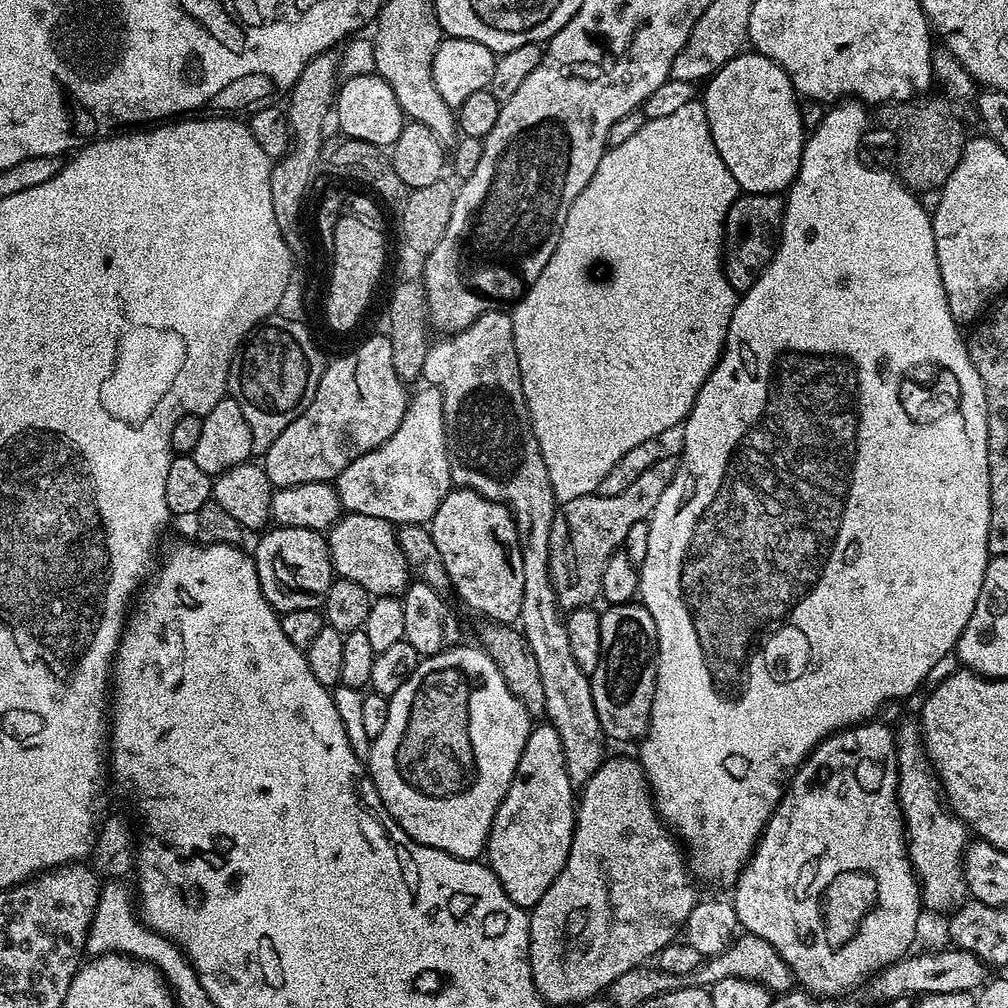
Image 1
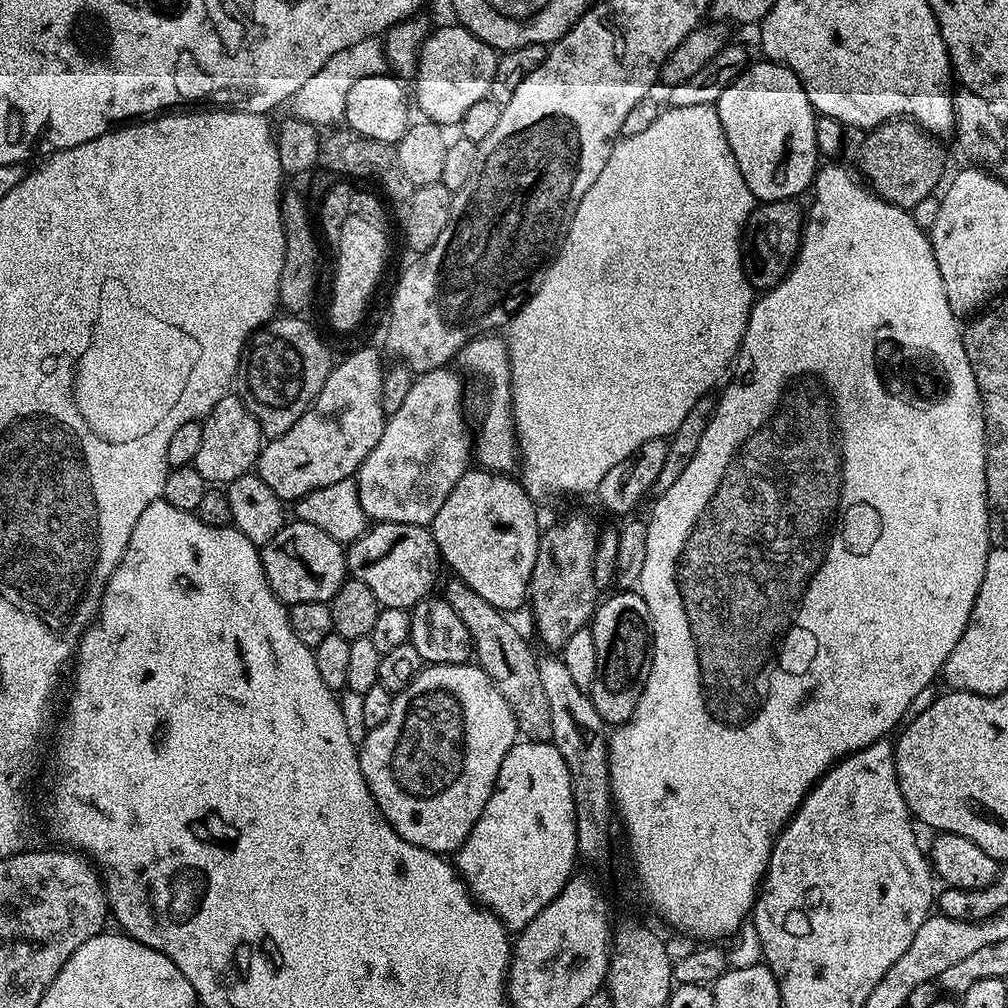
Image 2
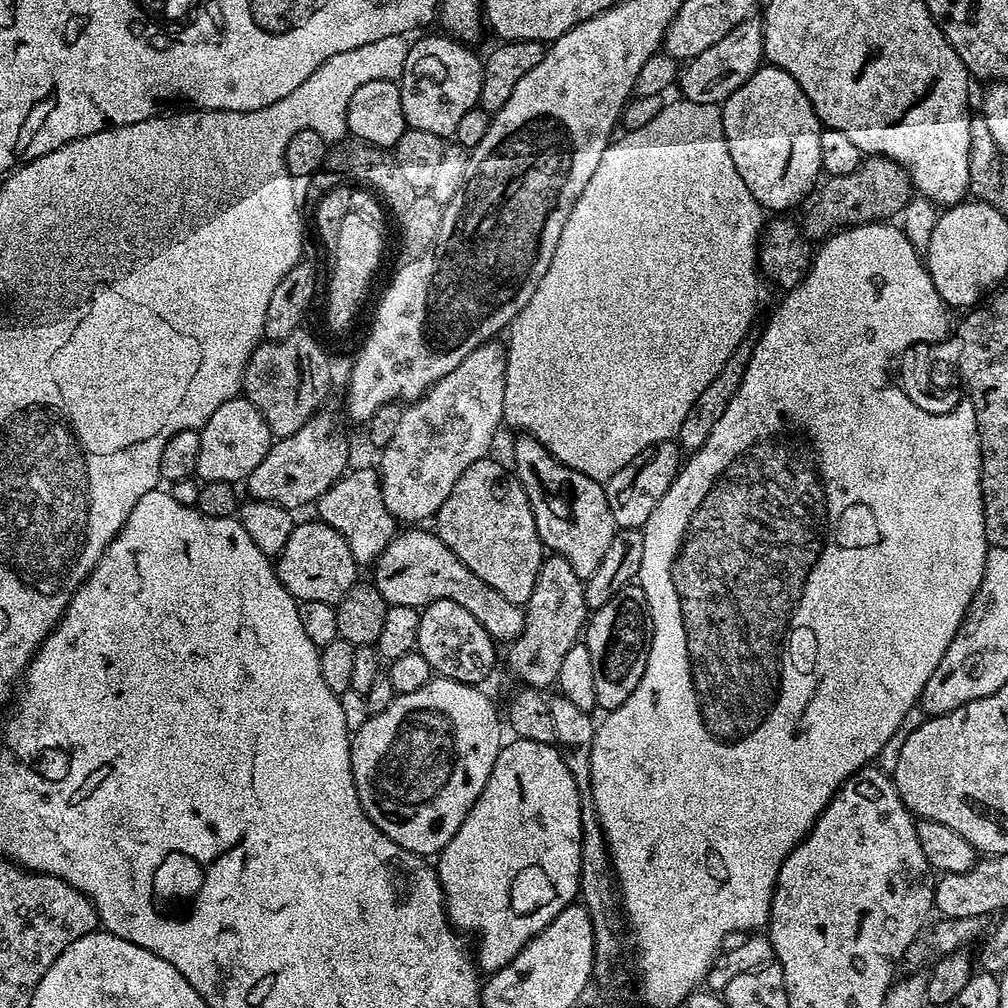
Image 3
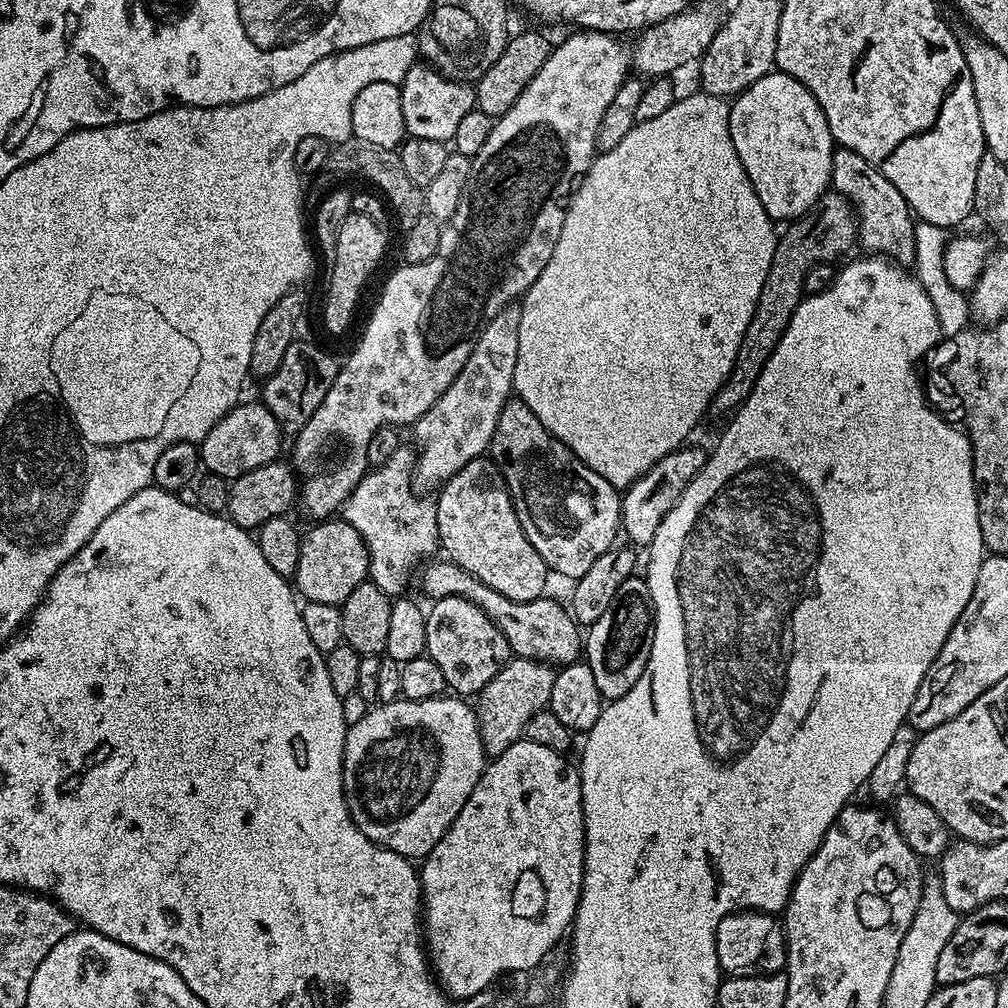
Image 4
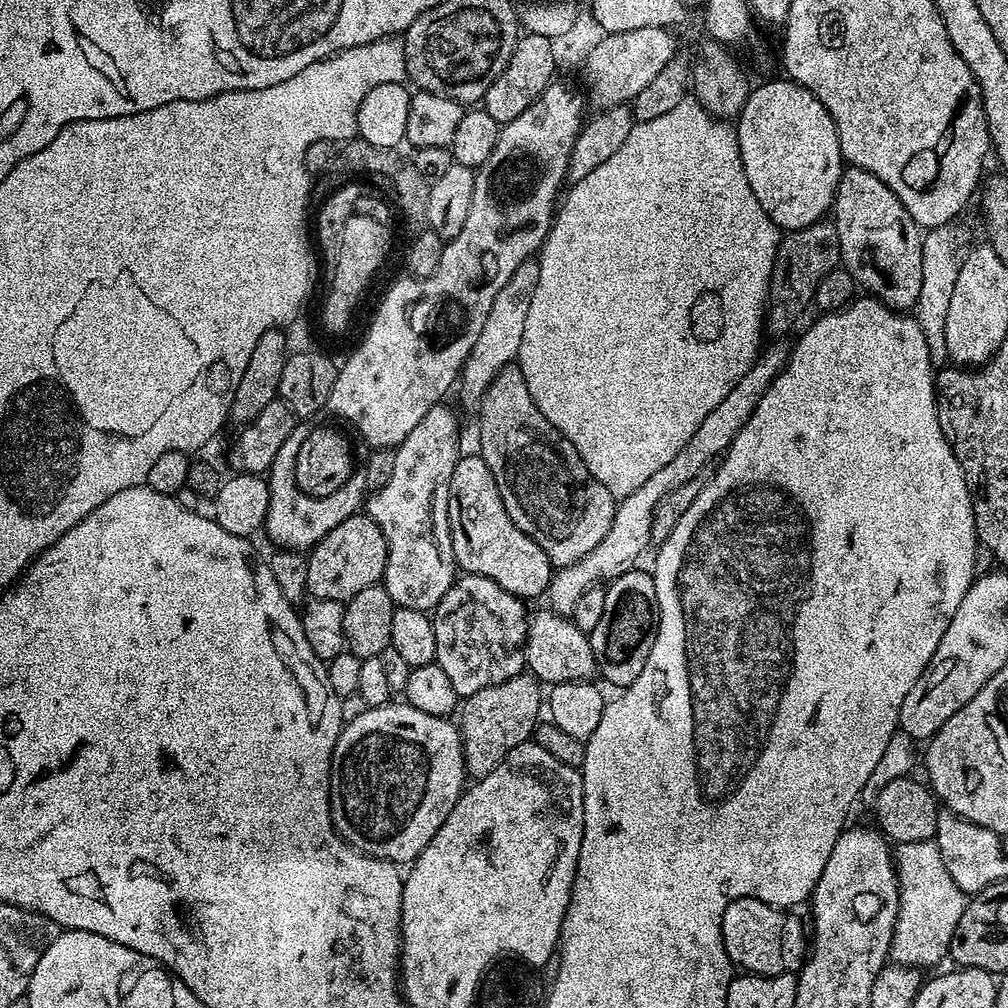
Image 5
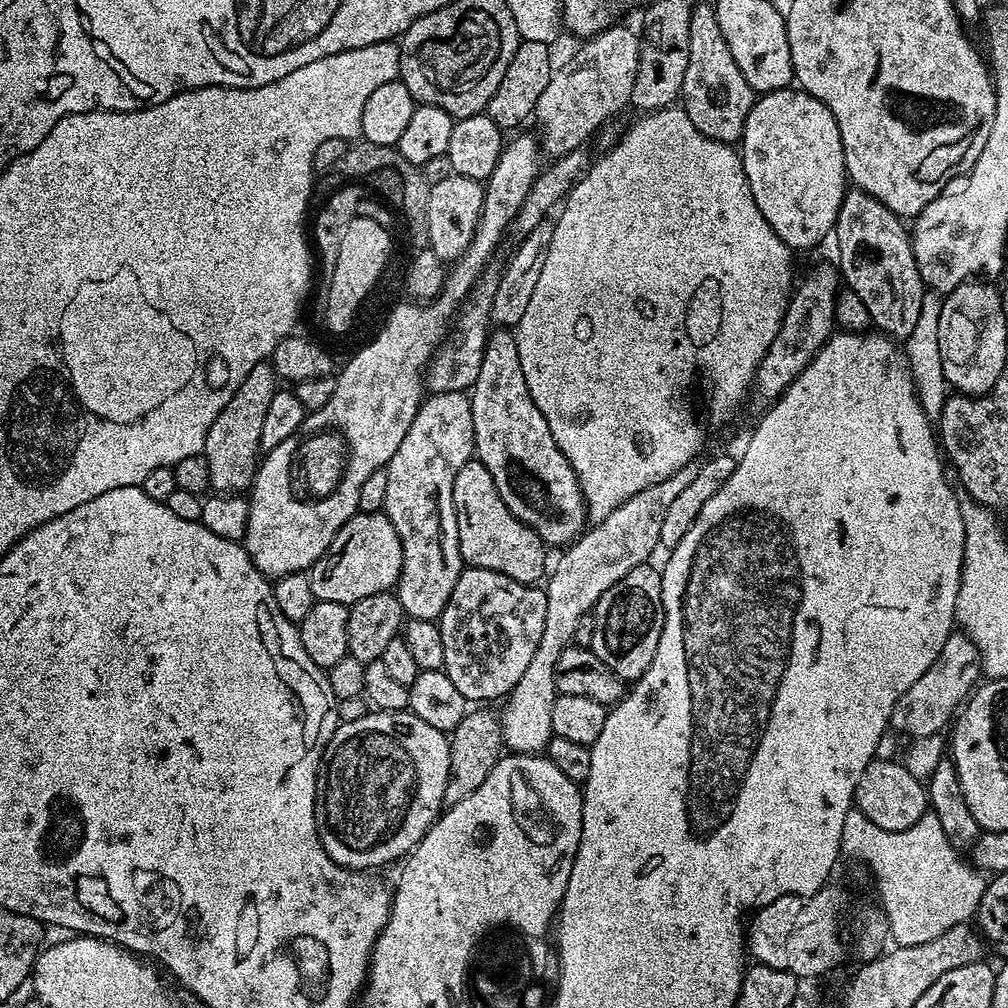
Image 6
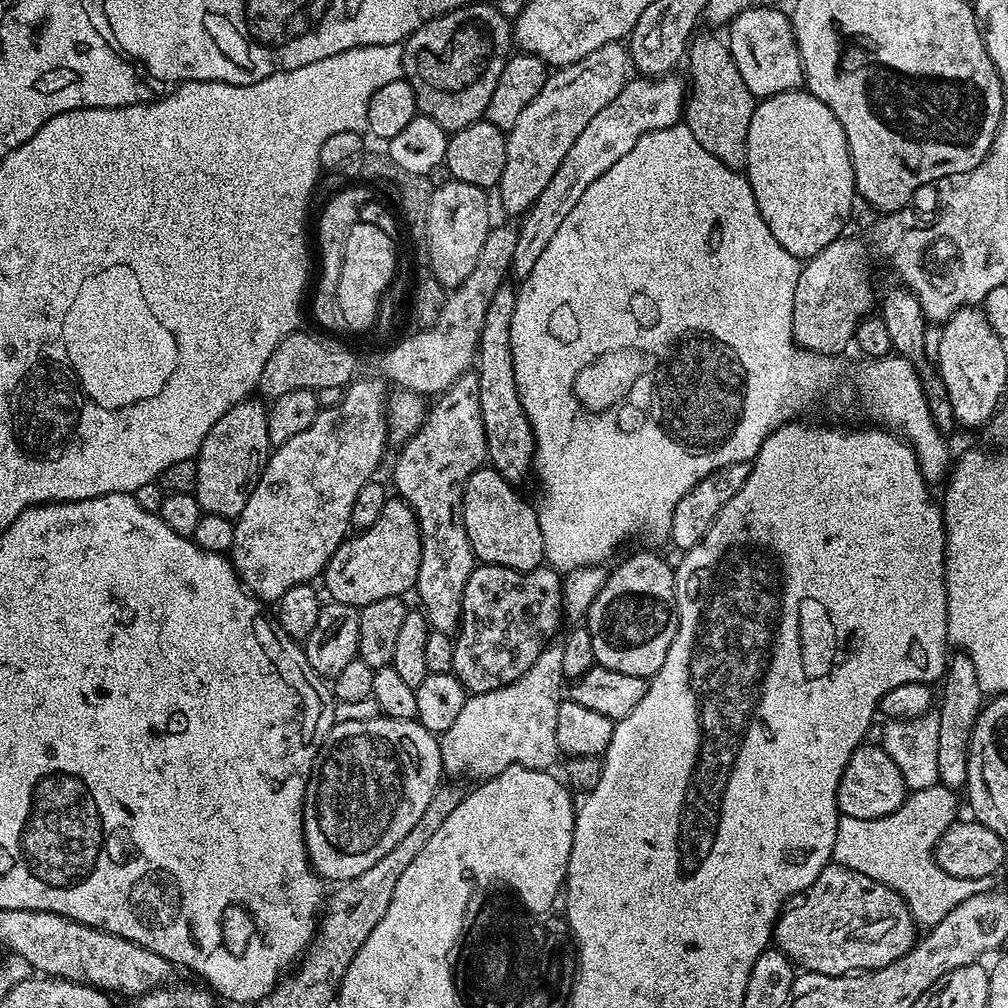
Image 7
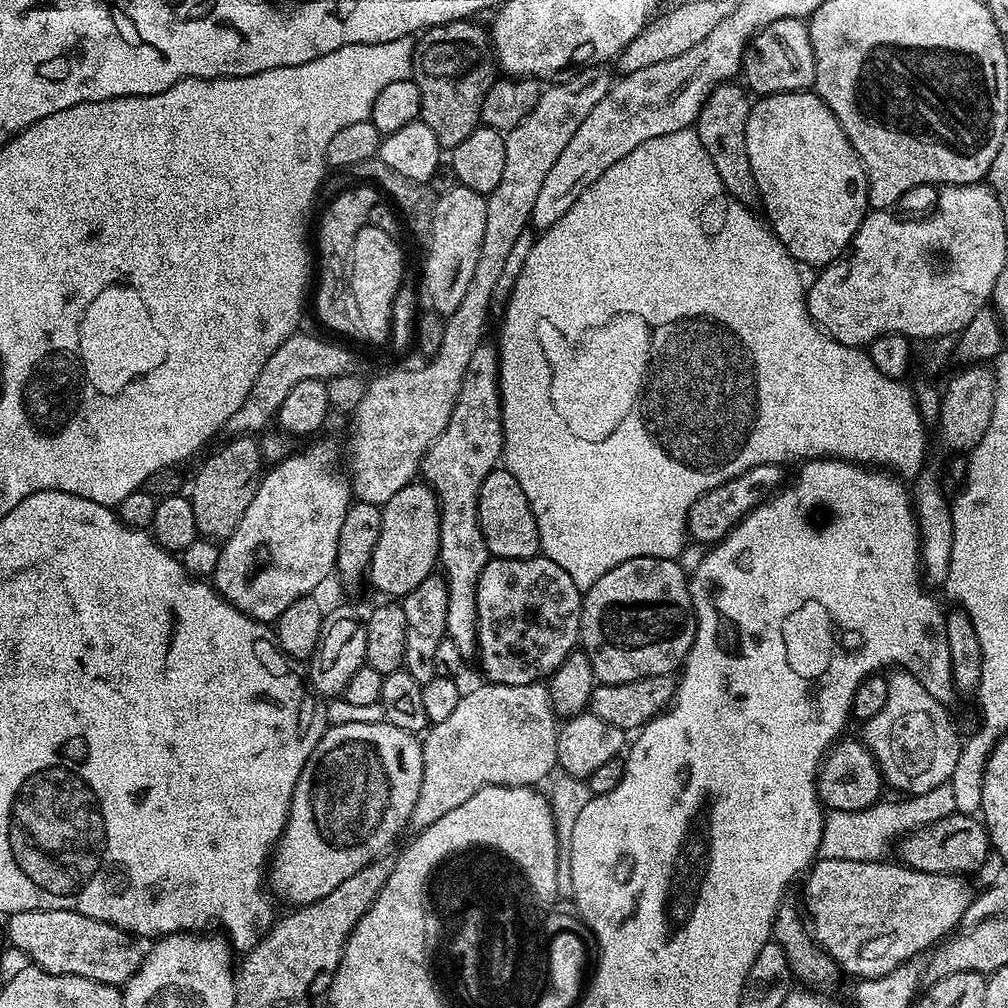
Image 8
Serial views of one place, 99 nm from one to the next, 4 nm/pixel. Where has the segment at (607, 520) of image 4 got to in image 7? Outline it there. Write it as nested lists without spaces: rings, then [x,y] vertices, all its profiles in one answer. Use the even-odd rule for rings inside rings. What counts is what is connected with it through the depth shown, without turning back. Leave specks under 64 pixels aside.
[[[504,283],[490,300],[486,318],[482,322],[480,345],[476,351],[474,371],[478,378],[478,396],[482,406],[482,422],[486,430],[486,446],[491,467],[513,482],[529,475],[534,464],[536,440],[532,436],[532,423],[520,401],[518,386],[514,382],[514,354],[510,350],[510,322],[514,318],[517,289]]]

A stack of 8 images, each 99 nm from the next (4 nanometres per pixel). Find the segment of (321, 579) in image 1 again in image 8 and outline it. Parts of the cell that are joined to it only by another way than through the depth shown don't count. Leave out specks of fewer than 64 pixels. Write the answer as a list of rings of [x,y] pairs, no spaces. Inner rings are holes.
[[[413,482],[402,486],[402,490],[398,490],[398,494],[394,494],[394,498],[390,498],[384,503],[380,508],[380,517],[382,518],[382,530],[378,534],[378,546],[374,546],[374,554],[370,558],[370,566],[366,573],[366,580],[367,583],[372,583],[373,586],[384,595],[381,597],[402,598],[406,594],[410,594],[410,590],[414,590],[414,586],[418,586],[421,582],[426,582],[426,578],[437,571],[438,561],[440,559],[440,503],[427,484],[423,482]]]

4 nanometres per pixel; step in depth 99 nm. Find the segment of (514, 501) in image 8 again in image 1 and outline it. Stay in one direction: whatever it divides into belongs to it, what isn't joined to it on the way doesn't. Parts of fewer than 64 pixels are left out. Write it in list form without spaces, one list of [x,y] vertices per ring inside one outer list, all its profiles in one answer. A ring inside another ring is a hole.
[[[453,487],[452,491],[446,494],[442,506],[438,506],[438,510],[432,516],[430,531],[434,538],[434,546],[438,546],[438,554],[442,554],[442,566],[446,568],[446,574],[450,578],[454,596],[457,596],[466,607],[473,608],[478,615],[484,616],[480,618],[483,618],[485,621],[515,625],[517,621],[519,621],[520,611],[522,610],[522,550],[518,542],[518,530],[516,529],[516,523],[512,517],[512,510],[506,507],[505,504],[499,504],[469,488]]]

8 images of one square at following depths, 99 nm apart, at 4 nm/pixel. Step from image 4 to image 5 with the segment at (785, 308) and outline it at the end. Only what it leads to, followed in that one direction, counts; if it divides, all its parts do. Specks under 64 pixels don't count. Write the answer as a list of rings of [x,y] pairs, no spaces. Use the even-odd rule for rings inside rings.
[[[825,218],[805,228],[788,232],[781,239],[774,270],[770,270],[770,286],[768,287],[768,303],[764,306],[764,327],[772,338],[784,338],[784,335],[800,320],[800,315],[807,310],[816,299],[816,287],[830,270],[841,263],[838,246],[838,230],[831,219]]]

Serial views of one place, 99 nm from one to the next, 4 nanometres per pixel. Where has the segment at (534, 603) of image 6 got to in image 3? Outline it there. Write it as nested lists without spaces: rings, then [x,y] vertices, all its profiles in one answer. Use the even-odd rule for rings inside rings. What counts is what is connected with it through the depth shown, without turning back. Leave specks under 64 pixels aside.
[[[439,600],[420,612],[415,651],[430,662],[436,676],[445,676],[463,684],[483,685],[483,680],[496,664],[496,648],[497,641],[484,629],[482,622],[478,622],[470,610],[462,610],[458,602]]]

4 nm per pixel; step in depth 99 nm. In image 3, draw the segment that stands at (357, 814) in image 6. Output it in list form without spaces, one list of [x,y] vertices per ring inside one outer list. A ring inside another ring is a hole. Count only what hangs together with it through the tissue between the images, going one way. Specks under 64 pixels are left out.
[[[436,676],[426,686],[410,690],[410,694],[395,696],[386,710],[369,716],[351,737],[352,773],[358,802],[362,802],[362,810],[366,810],[370,822],[398,847],[425,858],[435,857],[458,834],[458,826],[470,814],[478,794],[482,794],[502,747],[502,716],[496,713],[491,698],[480,691],[484,690],[475,684]]]

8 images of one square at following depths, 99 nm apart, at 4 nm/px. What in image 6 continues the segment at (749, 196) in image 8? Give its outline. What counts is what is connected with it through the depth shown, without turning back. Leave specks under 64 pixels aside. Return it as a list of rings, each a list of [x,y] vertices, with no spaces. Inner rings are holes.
[[[711,3],[692,5],[690,58],[686,62],[686,82],[682,82],[680,95],[685,114],[698,130],[702,130],[702,134],[706,134],[706,138],[731,145],[743,141],[746,118],[758,99],[758,93],[746,78],[742,78],[742,70],[738,70],[738,62],[734,62],[730,46],[726,46],[726,38],[722,38],[716,9]]]

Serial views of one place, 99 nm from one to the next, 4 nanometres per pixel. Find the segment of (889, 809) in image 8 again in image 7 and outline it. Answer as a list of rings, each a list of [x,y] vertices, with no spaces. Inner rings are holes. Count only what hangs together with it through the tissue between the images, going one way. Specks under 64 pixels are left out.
[[[937,783],[934,786],[926,786],[917,792],[909,791],[905,796],[902,806],[894,814],[886,814],[886,818],[850,818],[841,816],[838,822],[838,834],[834,838],[834,850],[832,859],[843,868],[854,870],[858,874],[866,874],[874,878],[874,882],[882,882],[896,891],[906,902],[910,914],[915,918],[917,925],[925,929],[933,928],[954,906],[966,902],[979,892],[989,891],[988,880],[967,880],[966,878],[954,878],[954,874],[946,874],[942,866],[936,861],[936,843],[946,834],[946,830],[956,823],[957,793],[945,784]]]

